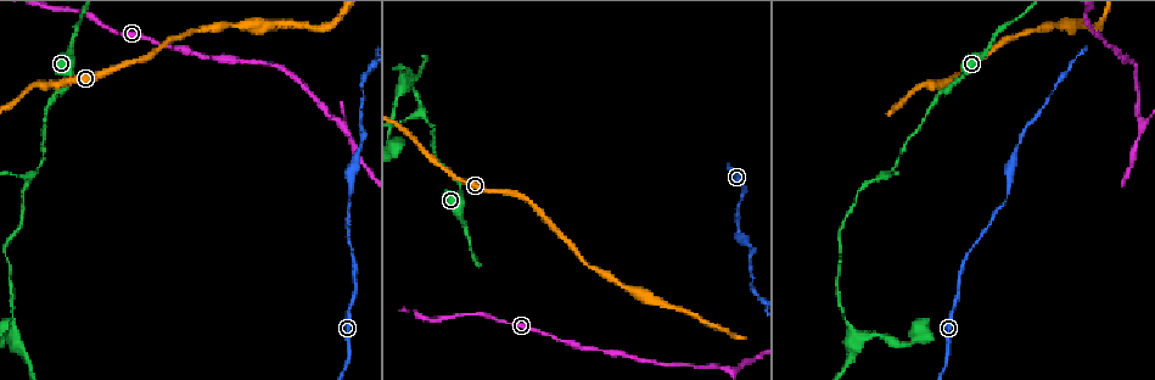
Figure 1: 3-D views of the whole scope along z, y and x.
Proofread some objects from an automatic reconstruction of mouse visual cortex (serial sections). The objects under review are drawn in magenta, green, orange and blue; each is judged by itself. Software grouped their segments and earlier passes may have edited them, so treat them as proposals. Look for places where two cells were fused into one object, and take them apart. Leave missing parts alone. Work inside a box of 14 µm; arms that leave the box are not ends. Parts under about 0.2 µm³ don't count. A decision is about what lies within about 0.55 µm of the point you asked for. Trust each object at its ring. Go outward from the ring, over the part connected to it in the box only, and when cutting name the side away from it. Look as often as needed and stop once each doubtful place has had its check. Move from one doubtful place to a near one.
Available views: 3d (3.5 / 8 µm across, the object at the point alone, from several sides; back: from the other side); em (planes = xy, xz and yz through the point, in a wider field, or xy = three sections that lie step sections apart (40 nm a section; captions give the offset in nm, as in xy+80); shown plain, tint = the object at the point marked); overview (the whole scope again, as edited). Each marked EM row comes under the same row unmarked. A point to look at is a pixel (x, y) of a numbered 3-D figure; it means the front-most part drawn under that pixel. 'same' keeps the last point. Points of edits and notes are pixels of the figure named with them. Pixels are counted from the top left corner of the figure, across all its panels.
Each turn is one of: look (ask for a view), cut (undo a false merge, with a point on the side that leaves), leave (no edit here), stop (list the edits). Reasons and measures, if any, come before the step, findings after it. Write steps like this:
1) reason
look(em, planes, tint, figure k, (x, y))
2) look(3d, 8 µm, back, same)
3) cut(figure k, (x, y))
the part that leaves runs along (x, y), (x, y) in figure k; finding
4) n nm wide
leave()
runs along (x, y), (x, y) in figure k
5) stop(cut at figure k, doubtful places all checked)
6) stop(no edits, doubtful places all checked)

branch point
look(3d, 3.5 µm, figure 1, (344, 127))

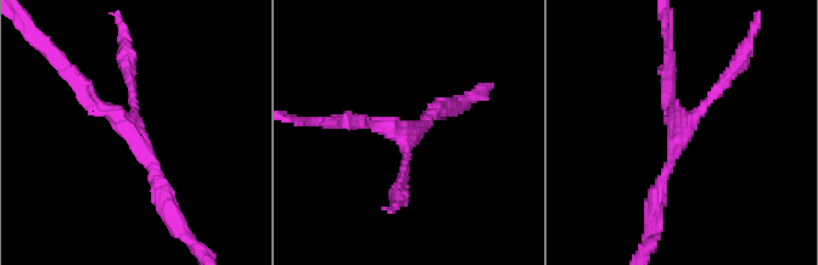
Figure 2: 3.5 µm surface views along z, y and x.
need the tissue
look(em, xy, step 2, tint, figure 2, (131, 129))

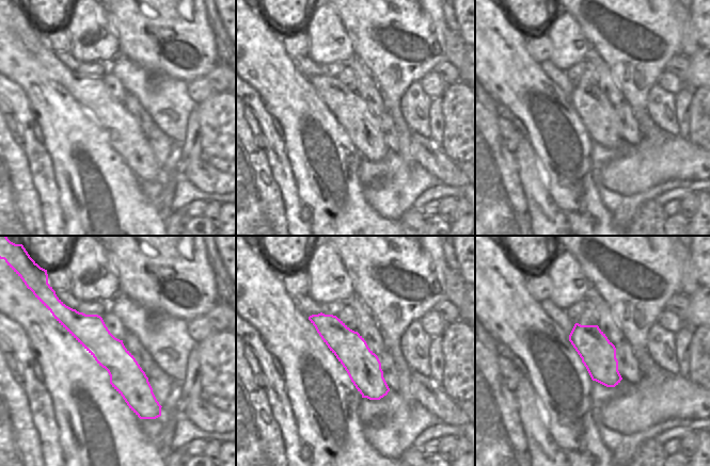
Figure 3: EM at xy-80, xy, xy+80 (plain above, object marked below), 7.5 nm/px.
another direction
look(em, xy, step 3, tint, same)

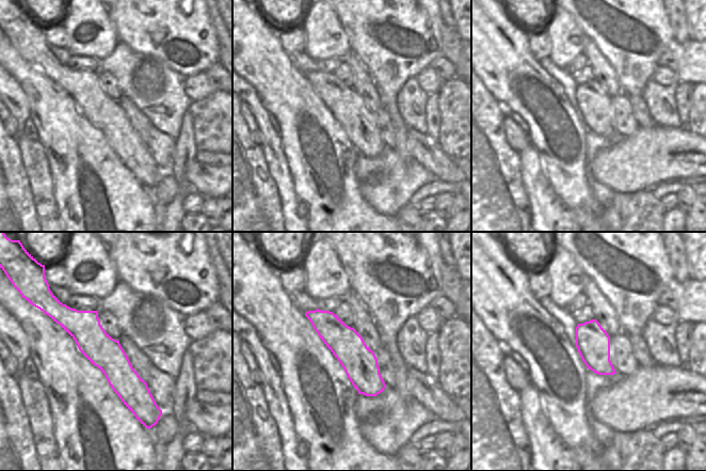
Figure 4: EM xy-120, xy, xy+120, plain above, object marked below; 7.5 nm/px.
260 nm wide
leave()
runs along (71, 75), (138, 135), (164, 195) in figure 2; all the same cell

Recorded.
look(3d, 8 µm, figure 1, (423, 117))

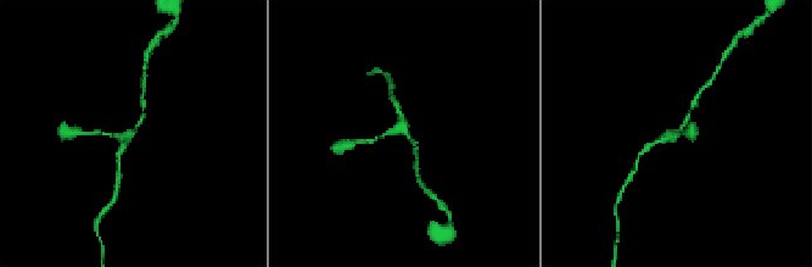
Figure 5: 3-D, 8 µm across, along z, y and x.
look(3d, 3.5 µm, figure 5, (128, 130))

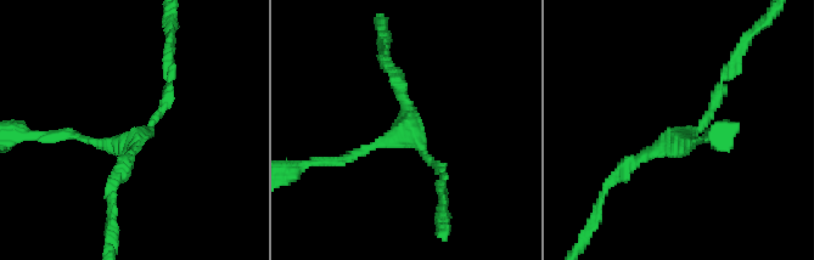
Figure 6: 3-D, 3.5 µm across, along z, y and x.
arms of 150, 150, 150 nm
leave()
runs along (725, 78), (697, 130), (622, 171) in figure 6; all the same cell

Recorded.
three-way junction
look(3d, 8 µm, figure 1, (857, 337))

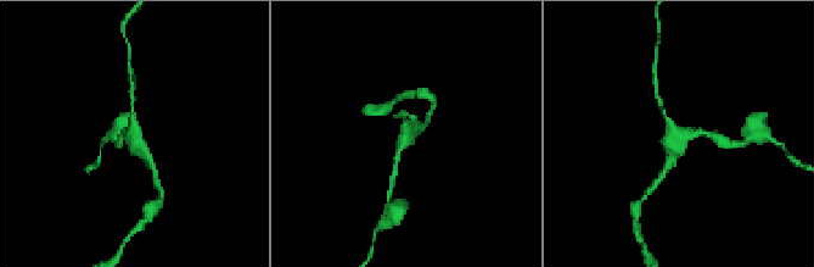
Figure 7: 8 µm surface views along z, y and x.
zoom in
look(3d, 3.5 µm, figure 7, (679, 137))

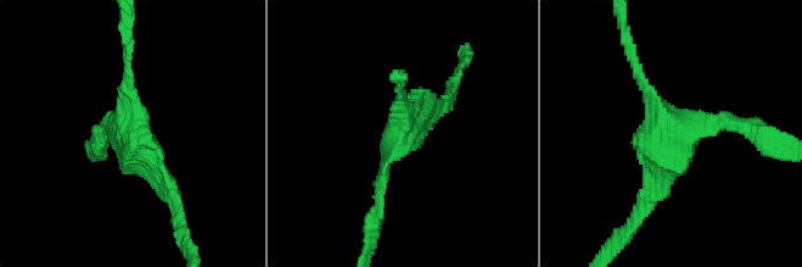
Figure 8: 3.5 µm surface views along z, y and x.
shape alone is not enough
look(em, xy, step 5, tint, figure 8, (675, 132))

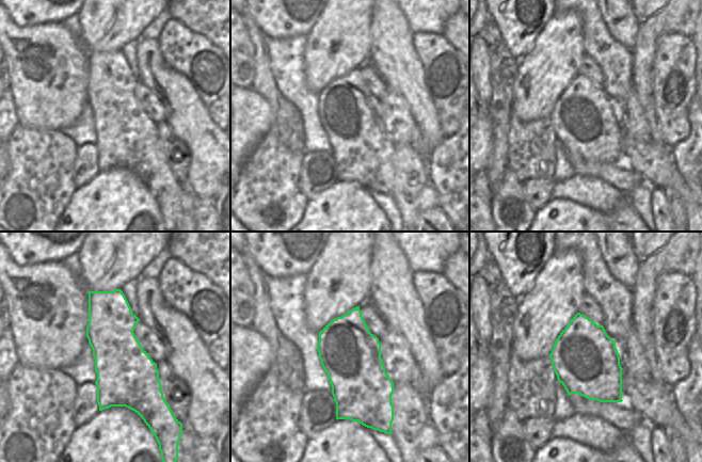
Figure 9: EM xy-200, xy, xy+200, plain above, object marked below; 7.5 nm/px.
leave()
one cell here

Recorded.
stop(no edits, doubtful places all checked)

